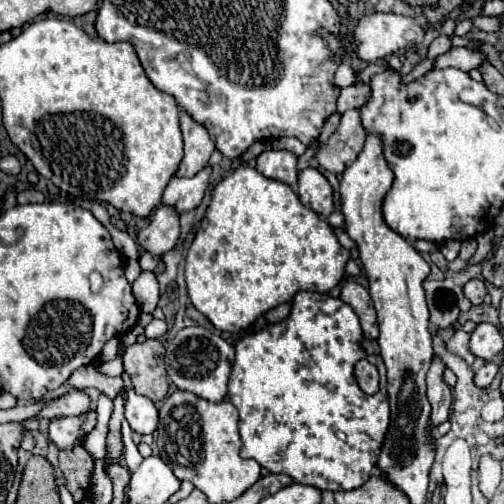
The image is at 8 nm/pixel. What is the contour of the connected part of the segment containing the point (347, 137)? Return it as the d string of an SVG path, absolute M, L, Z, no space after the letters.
M351 110L351 122L341 122L337 132L329 138L327 144L323 144L317 152L319 164L333 172L341 174L353 160L359 156L365 142L365 128L361 124L359 110Z

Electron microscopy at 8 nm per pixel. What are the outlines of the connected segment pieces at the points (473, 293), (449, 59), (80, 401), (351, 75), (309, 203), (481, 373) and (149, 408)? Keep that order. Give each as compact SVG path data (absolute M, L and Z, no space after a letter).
M469 280L465 286L463 286L463 292L465 296L473 302L473 304L483 304L485 298L487 298L487 290L485 290L485 282L483 280Z
M471 40L467 46L451 46L445 54L437 56L433 60L433 68L447 68L457 66L463 72L471 72L473 68L479 68L483 62L487 62L487 56L483 52L483 42Z
M71 388L61 398L51 400L37 418L57 418L57 416L79 416L89 410L89 398L81 390Z
M347 60L339 64L339 68L337 68L337 72L335 72L335 84L337 84L337 86L341 86L341 88L351 86L351 84L357 82L357 78L359 78L359 74L347 64Z
M305 168L297 176L297 196L303 206L315 210L323 218L333 212L333 190L317 168Z
M485 362L485 364L475 372L475 384L477 384L479 388L487 388L487 386L493 382L497 370L499 370L499 364L497 364L497 362Z
M123 372L122 378L127 390L127 404L125 404L125 418L133 432L137 434L153 434L159 422L159 412L155 404L147 396L135 394L130 377Z

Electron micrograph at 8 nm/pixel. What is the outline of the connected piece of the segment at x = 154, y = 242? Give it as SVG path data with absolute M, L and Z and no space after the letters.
M161 204L153 216L153 220L139 230L139 244L151 252L153 256L161 258L167 250L171 250L181 234L181 224L179 224L179 212L173 206Z

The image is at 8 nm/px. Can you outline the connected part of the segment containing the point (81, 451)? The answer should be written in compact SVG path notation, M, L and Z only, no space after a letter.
M83 446L59 452L59 468L65 476L65 486L73 494L75 502L89 496L89 476L93 470L93 458Z

